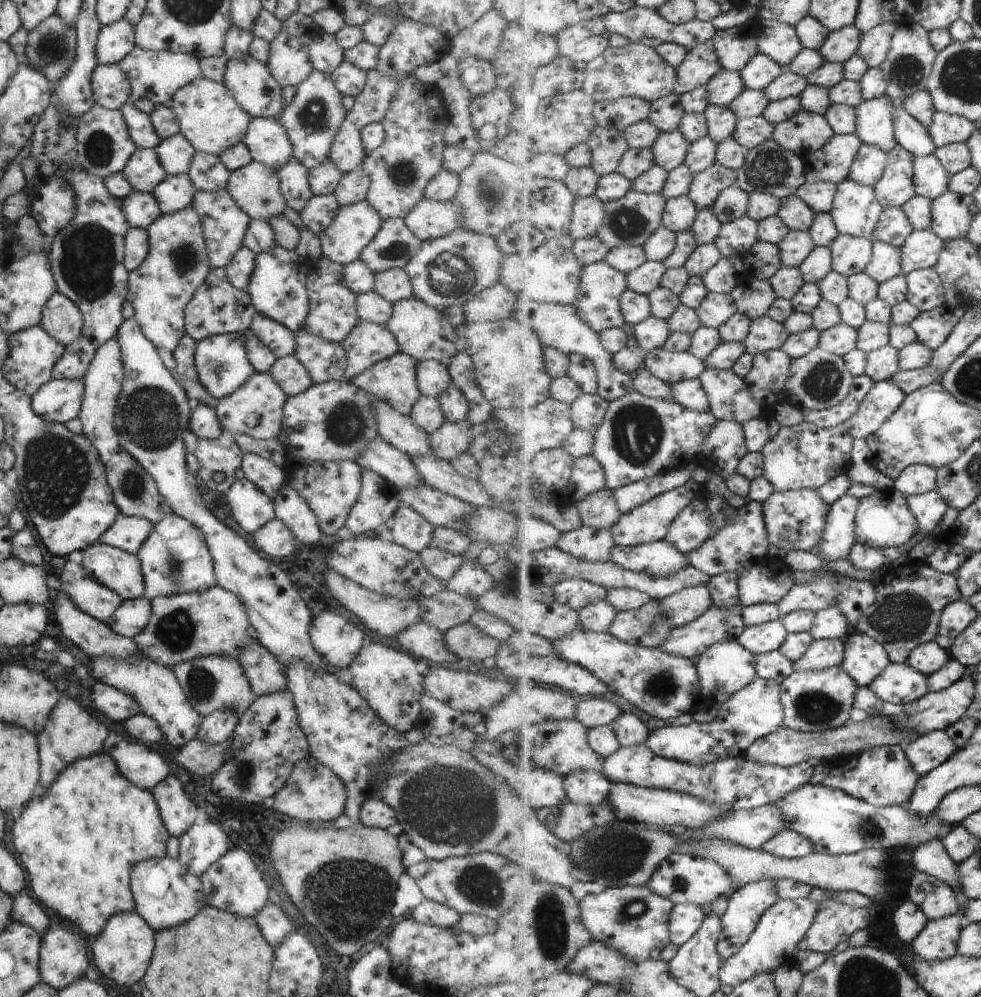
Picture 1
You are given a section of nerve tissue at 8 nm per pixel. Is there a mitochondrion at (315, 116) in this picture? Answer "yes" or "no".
yes

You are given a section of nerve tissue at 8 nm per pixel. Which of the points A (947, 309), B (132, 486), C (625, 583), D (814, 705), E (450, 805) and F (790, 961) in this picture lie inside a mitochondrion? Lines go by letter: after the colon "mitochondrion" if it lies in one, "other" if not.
A: other
B: mitochondrion
C: other
D: mitochondrion
E: mitochondrion
F: other

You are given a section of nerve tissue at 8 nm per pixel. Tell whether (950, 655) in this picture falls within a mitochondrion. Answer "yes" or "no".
no

